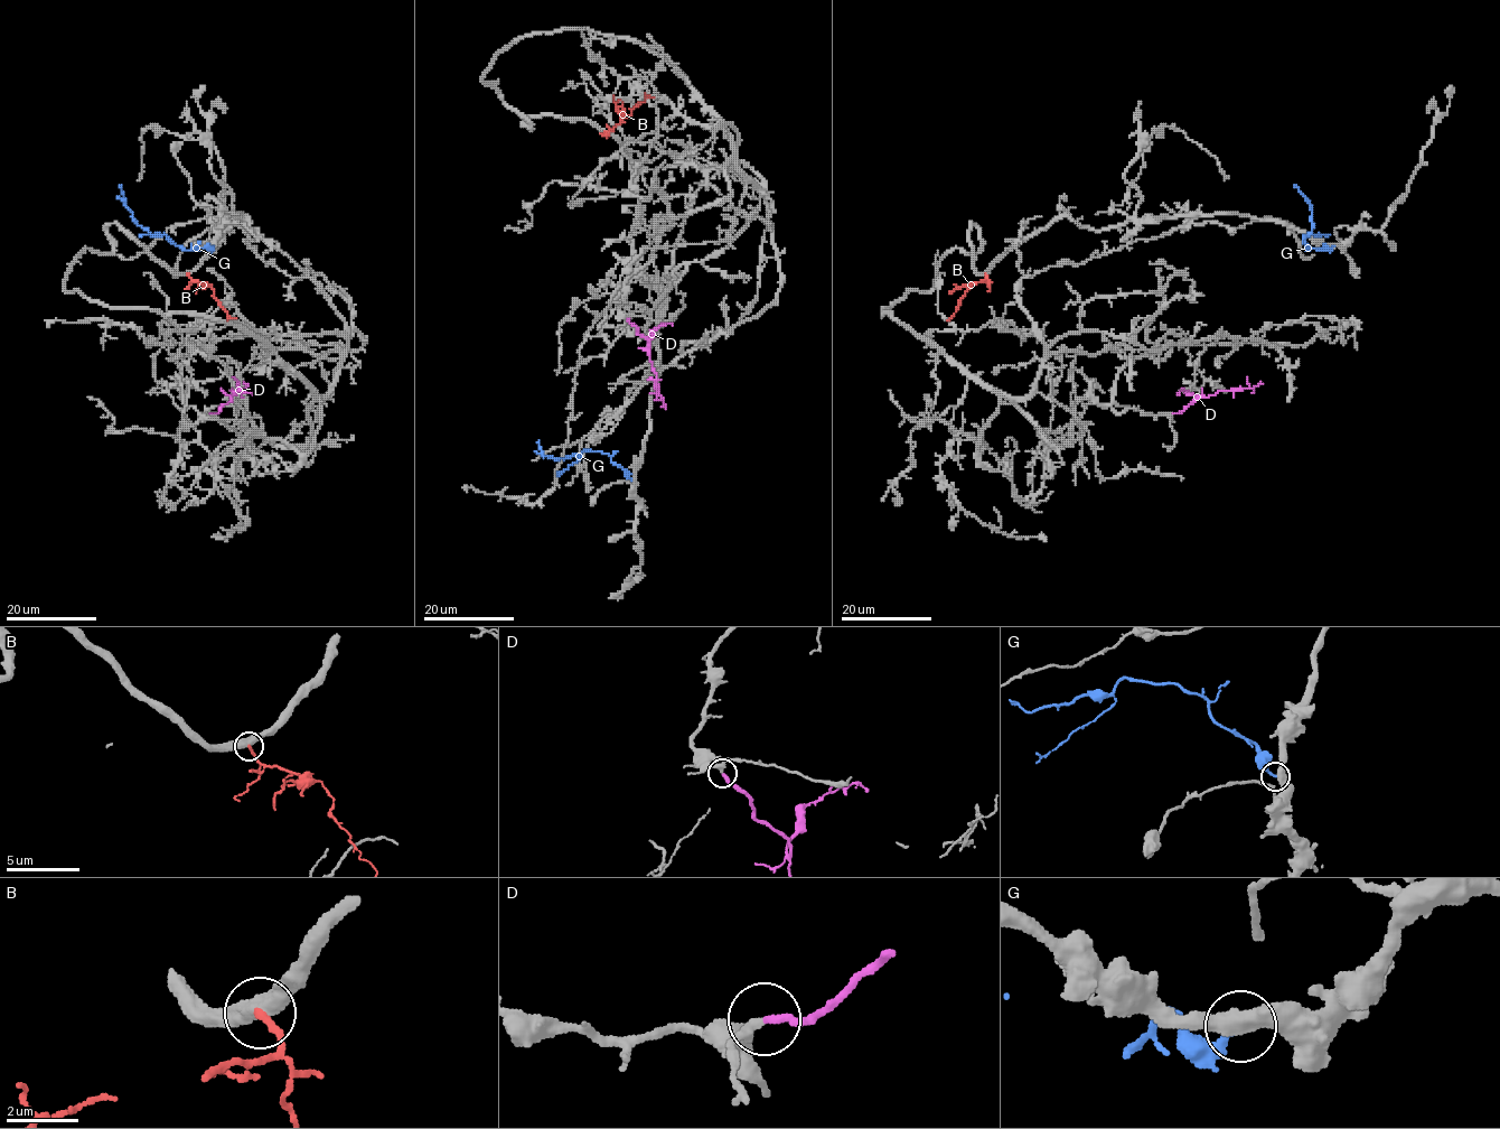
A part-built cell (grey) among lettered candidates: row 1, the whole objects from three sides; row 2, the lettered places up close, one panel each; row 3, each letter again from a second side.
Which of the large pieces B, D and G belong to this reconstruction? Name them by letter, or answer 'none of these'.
D

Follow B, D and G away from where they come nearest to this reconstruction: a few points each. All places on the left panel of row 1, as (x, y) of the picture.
B: (188, 274), (209, 285), (228, 316), (235, 318)
D: (209, 412), (216, 412), (231, 400), (235, 390), (249, 383)
G: (214, 246), (186, 250), (163, 235), (153, 236), (138, 224), (125, 205), (121, 185)

